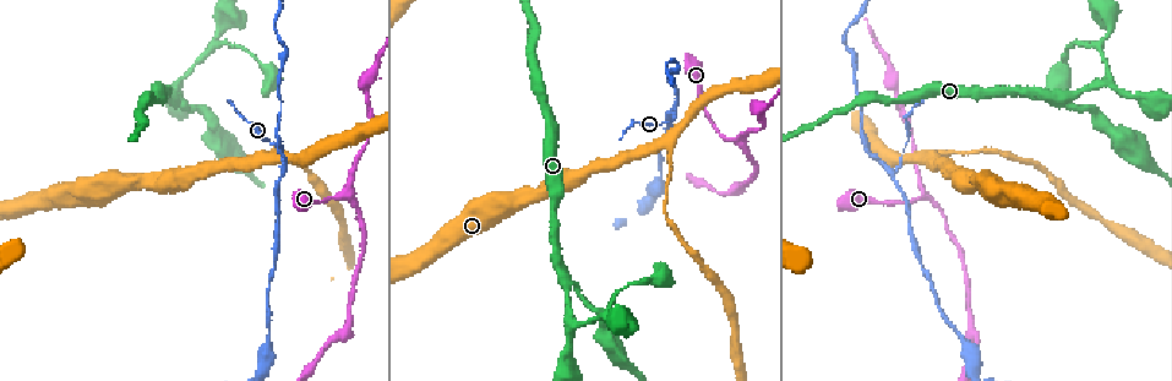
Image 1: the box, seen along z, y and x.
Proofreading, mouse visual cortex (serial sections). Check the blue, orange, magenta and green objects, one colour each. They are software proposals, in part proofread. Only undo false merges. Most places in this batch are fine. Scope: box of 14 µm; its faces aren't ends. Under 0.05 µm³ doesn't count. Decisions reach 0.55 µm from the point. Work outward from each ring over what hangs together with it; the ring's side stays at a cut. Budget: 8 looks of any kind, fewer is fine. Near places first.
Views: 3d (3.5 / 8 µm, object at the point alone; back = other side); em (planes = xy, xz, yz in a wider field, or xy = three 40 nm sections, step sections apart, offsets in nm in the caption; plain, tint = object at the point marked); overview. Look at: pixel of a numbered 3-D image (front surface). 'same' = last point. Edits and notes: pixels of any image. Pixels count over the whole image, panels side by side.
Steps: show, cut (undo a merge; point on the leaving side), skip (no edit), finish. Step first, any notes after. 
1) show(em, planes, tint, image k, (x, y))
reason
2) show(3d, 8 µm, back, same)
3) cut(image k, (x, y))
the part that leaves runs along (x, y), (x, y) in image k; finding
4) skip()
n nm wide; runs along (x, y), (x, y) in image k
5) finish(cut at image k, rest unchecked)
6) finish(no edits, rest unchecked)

show(3d, 8 µm, back, image 1, (894, 172))
thin neck

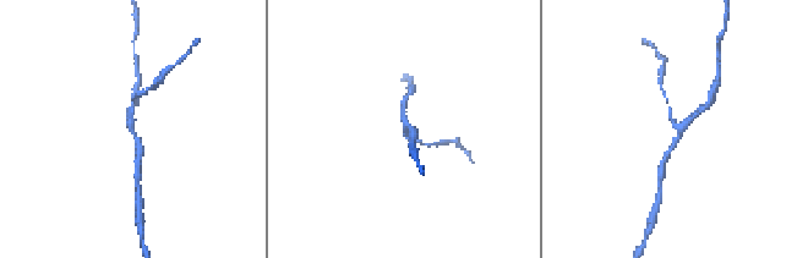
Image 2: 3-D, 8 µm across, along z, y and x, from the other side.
show(3d, 3.5 µm, image 2, (403, 127))

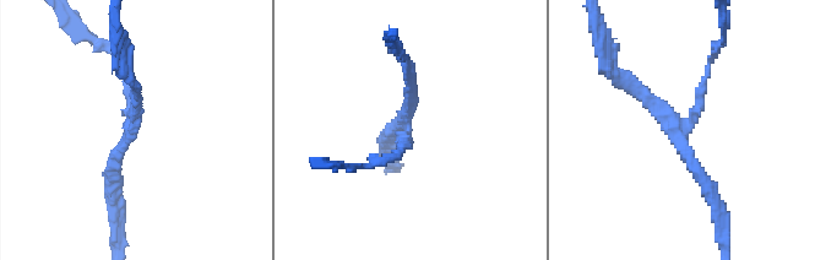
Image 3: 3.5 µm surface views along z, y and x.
show(em, xy, step 5, tint, image 3, (132, 130))
3 arms; arms of 100, 150, 200 nm

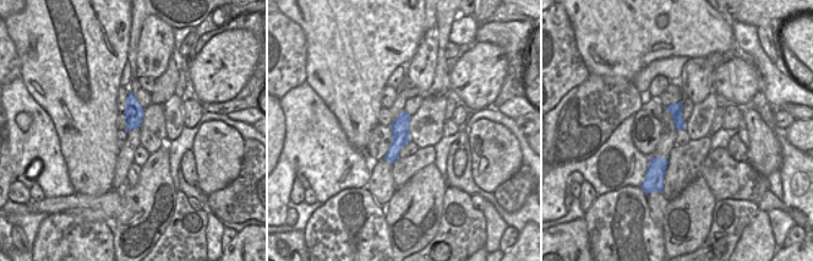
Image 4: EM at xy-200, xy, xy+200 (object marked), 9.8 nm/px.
skip()
runs along (404, 115), (400, 139), (389, 158) in image 4; continuous, no second cell

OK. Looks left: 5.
show(3d, 8 µm, image 1, (343, 199))
a fork

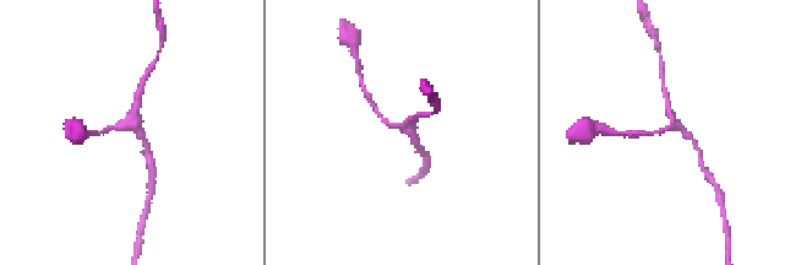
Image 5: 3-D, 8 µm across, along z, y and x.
show(3d, 3.5 µm, image 5, (672, 130))
zoom in

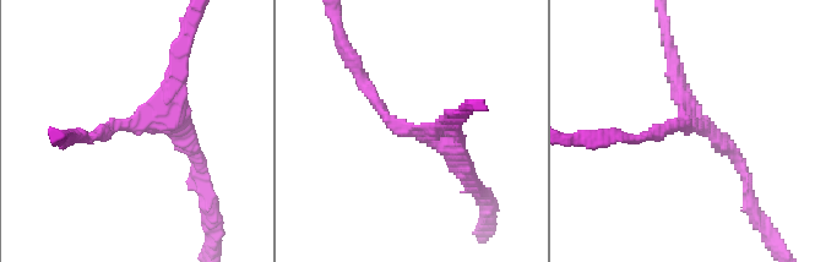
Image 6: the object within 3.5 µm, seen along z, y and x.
show(em, xy, step 2, tint, image 6, (423, 134))
now the EM

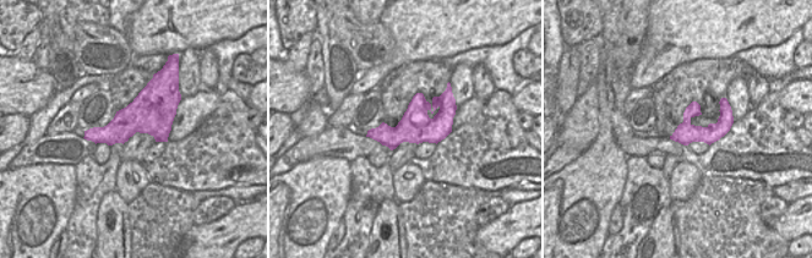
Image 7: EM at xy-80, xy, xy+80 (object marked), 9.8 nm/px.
skip()
arms of 150, 200, 200 nm; continuous, no second cell

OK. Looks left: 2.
show(3d, 3.5 µm, image 1, (898, 87))
sudden change in width

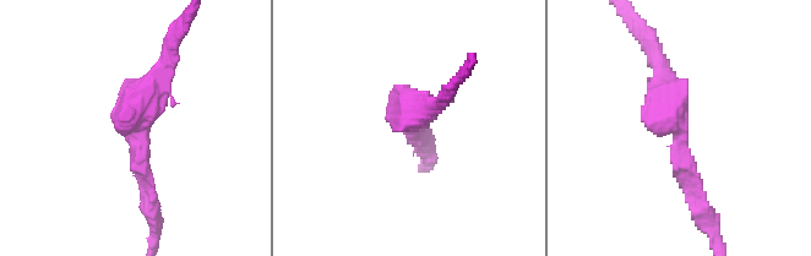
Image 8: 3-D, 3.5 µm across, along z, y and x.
show(em, xy, step 5, tint, image 8, (678, 133))
arms of 150, 350 nm; now the EM

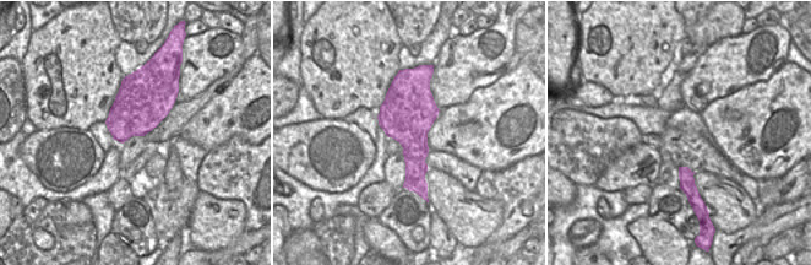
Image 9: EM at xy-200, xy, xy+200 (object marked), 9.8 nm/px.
skip()
550 nm wide; runs along (696, 205), (662, 65) in image 8; all the same cell

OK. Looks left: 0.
finish(no edits, rest unchecked)

